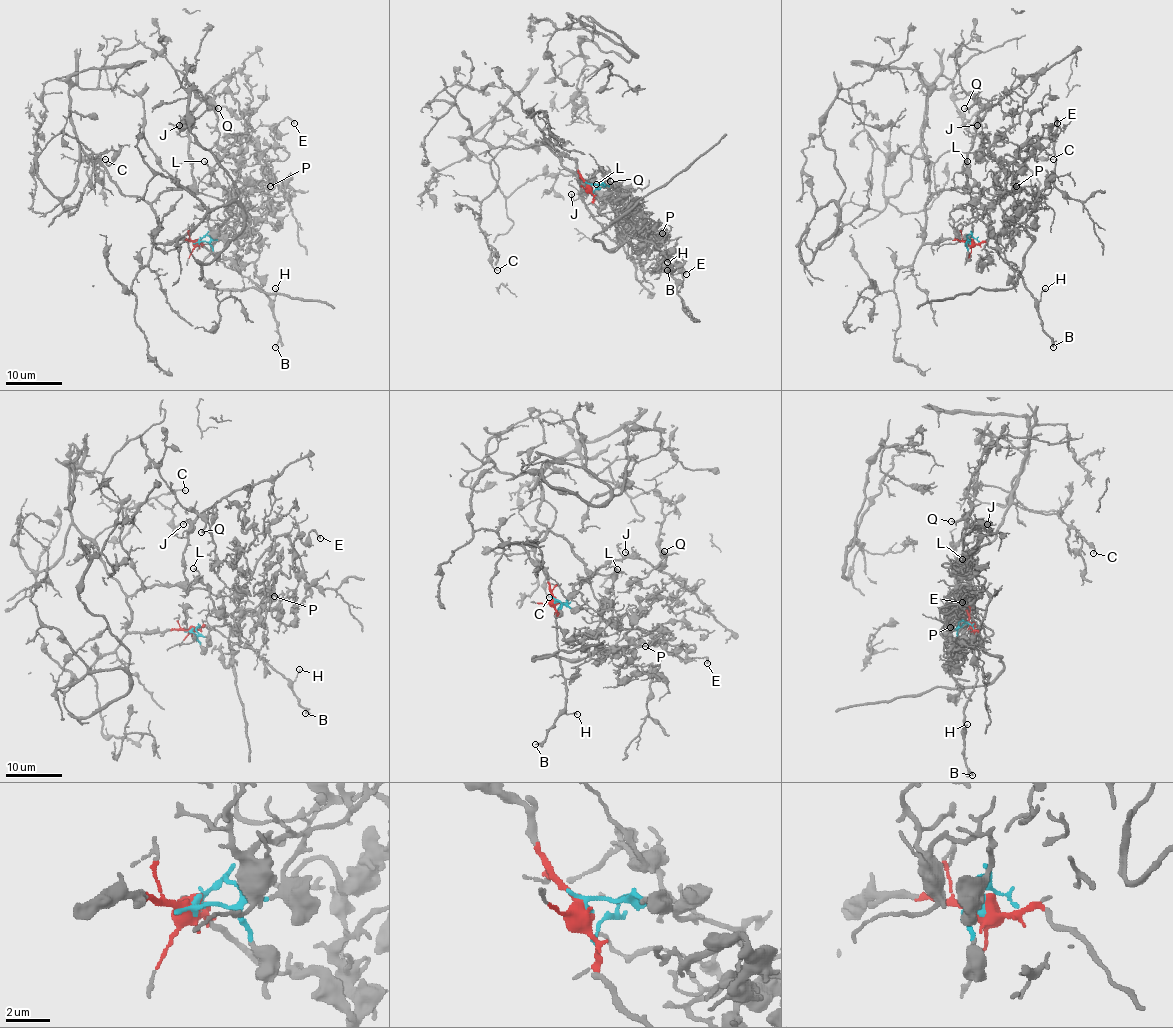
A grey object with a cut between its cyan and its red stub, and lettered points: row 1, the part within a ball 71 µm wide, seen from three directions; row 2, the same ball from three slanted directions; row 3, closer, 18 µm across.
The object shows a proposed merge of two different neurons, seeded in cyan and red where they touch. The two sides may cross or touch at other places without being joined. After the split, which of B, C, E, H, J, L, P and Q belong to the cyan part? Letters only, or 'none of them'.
E, L, P

